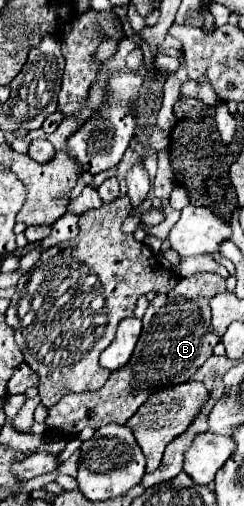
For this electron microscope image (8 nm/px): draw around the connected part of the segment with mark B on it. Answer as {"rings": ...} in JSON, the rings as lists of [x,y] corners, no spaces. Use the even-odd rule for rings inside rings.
{"rings":[[[196,273],[184,277],[164,295],[156,295],[146,315],[144,329],[132,353],[132,359],[118,371],[112,371],[102,389],[90,393],[68,393],[50,407],[46,427],[50,437],[76,437],[84,427],[104,427],[108,423],[126,423],[138,407],[156,391],[190,381],[190,377],[212,355],[220,337],[214,335],[210,323],[210,297],[224,293],[226,281],[216,273]]]}

